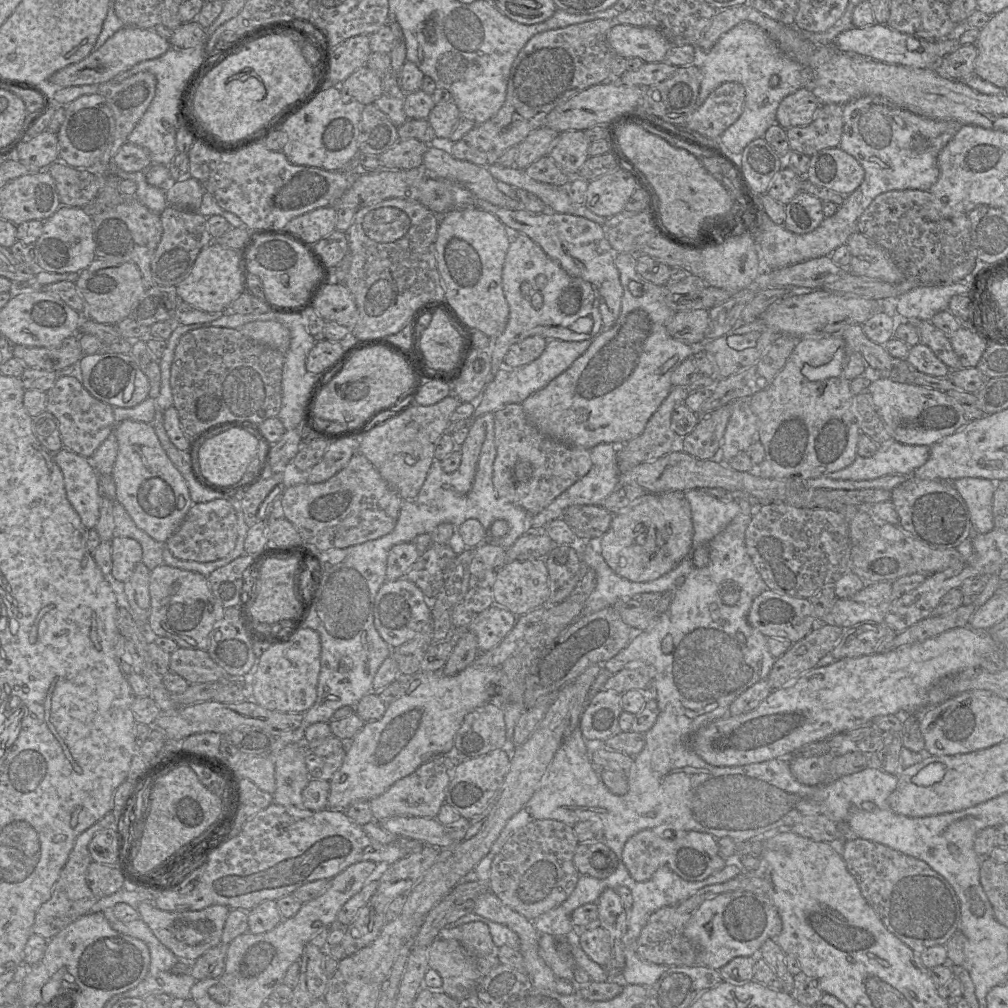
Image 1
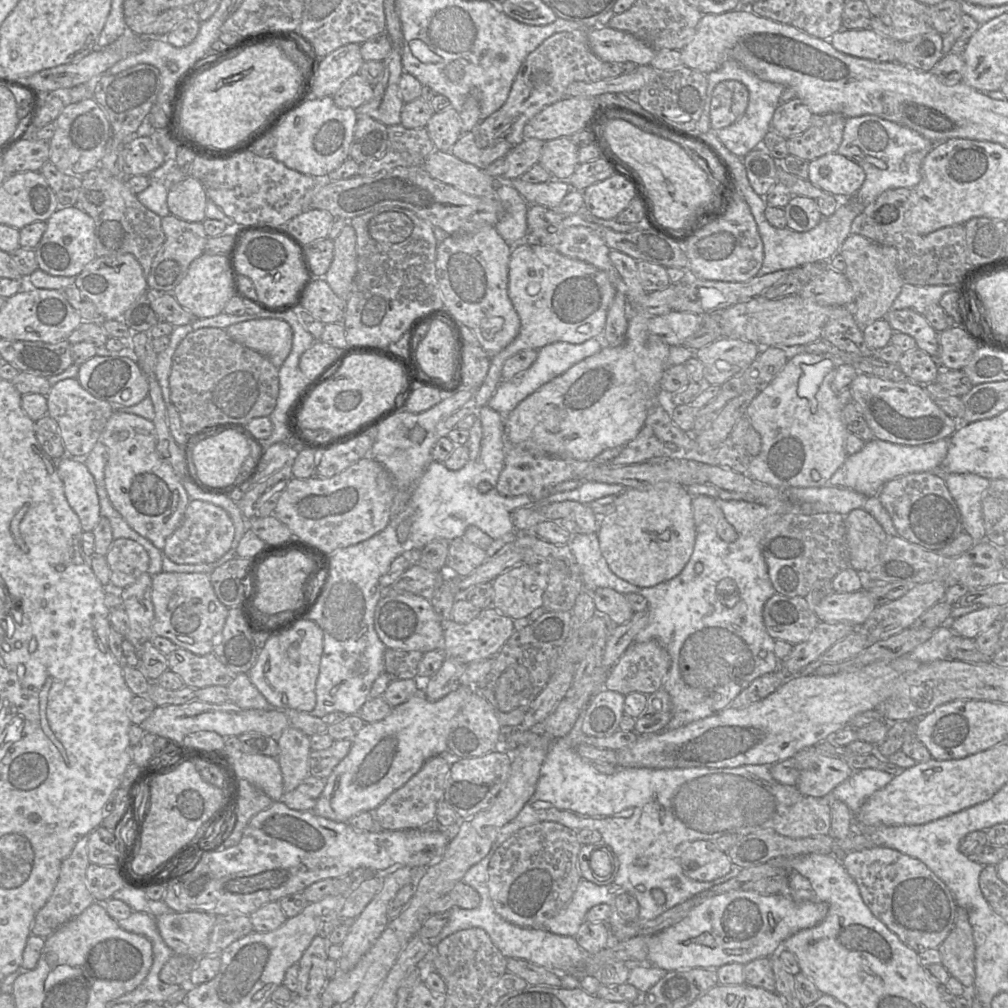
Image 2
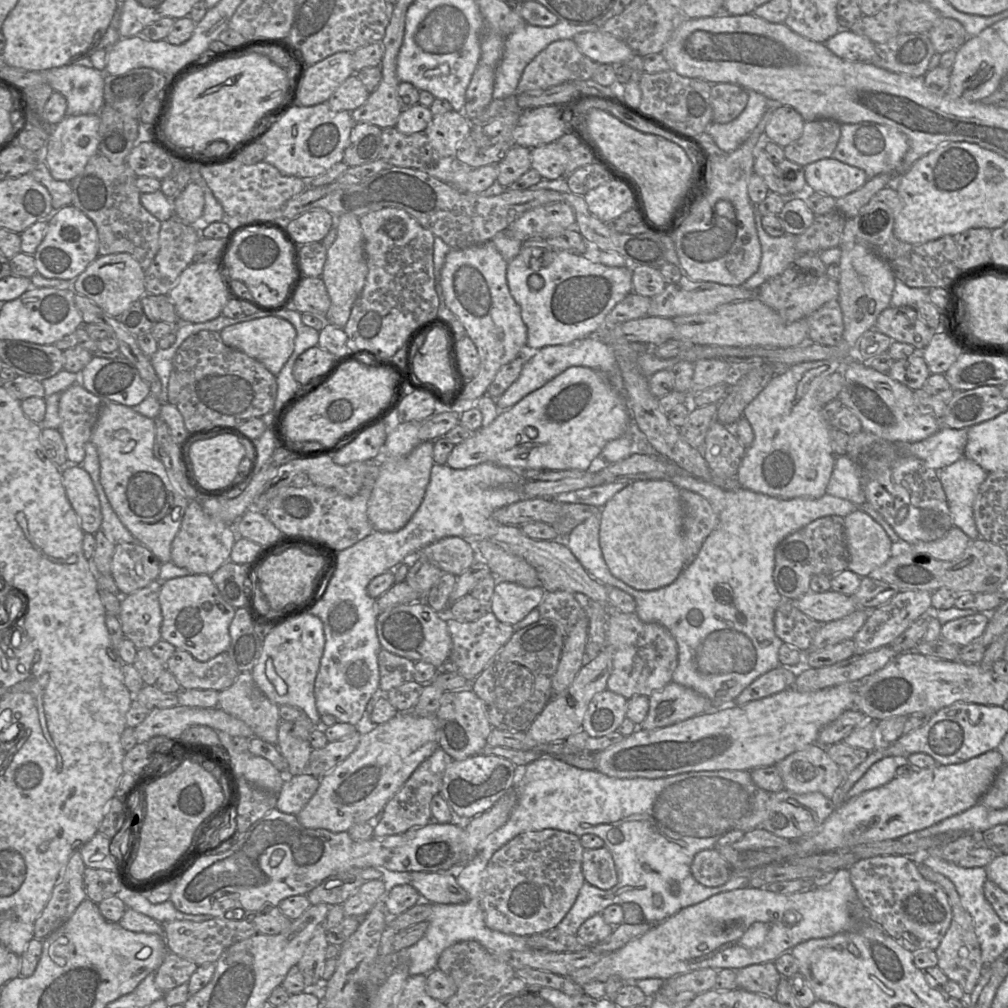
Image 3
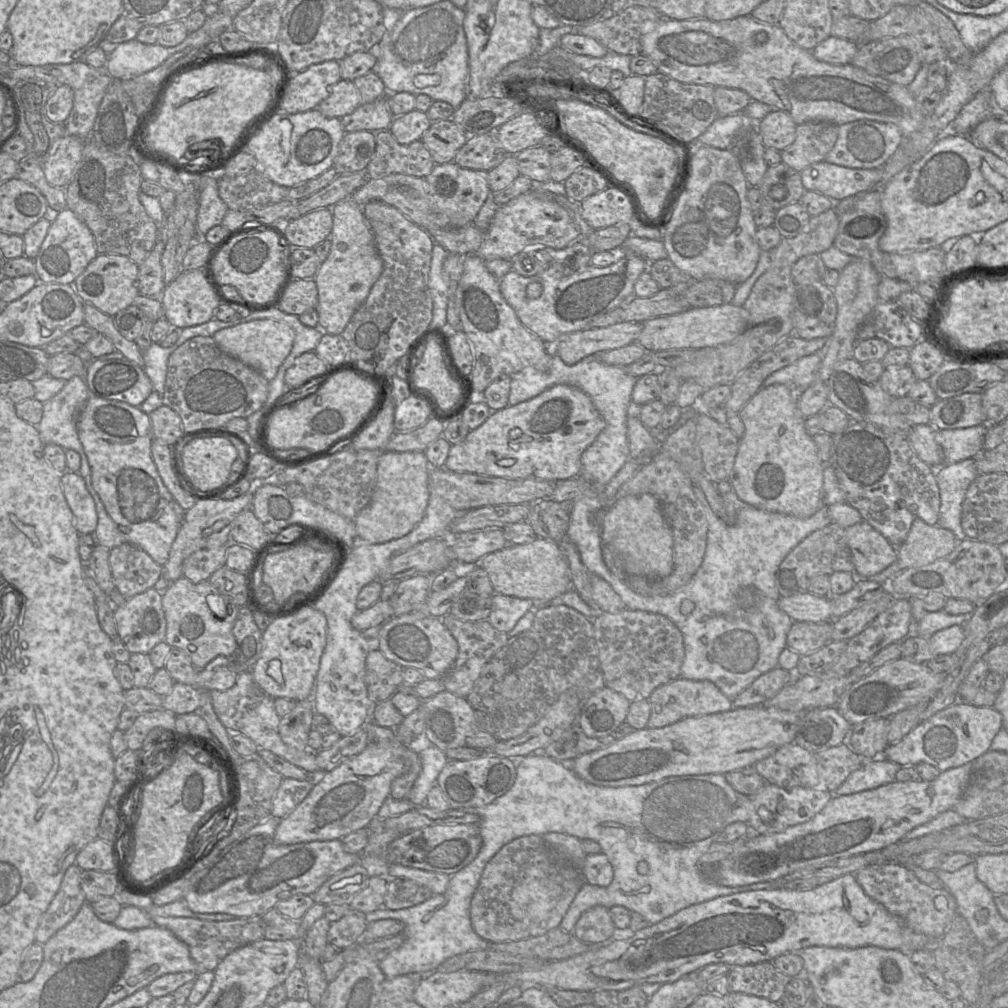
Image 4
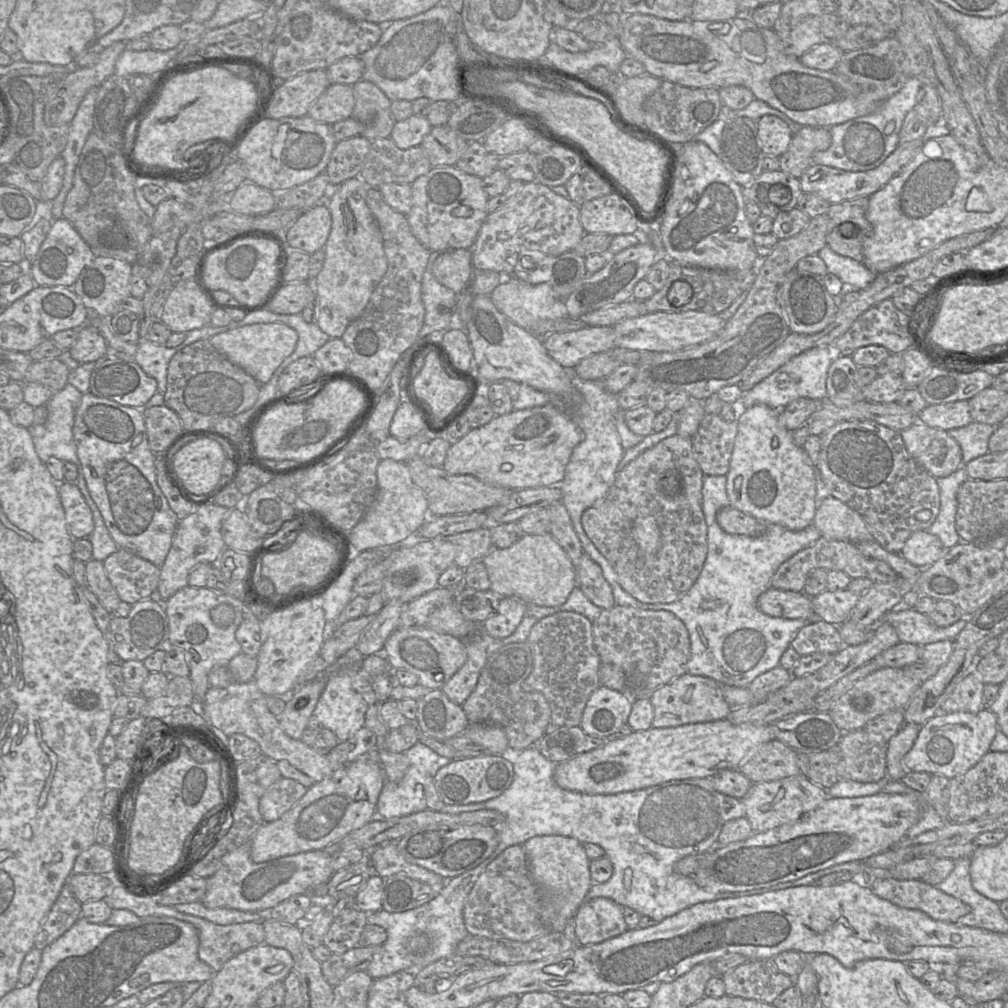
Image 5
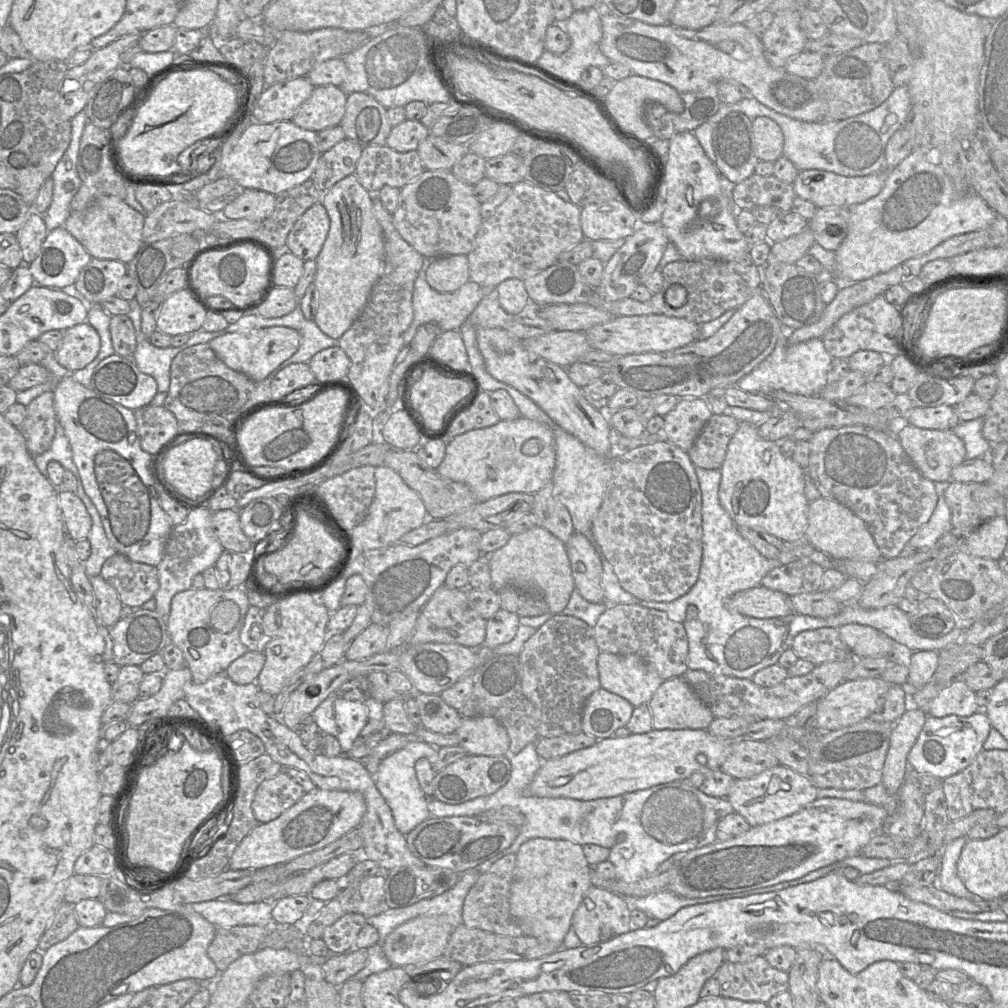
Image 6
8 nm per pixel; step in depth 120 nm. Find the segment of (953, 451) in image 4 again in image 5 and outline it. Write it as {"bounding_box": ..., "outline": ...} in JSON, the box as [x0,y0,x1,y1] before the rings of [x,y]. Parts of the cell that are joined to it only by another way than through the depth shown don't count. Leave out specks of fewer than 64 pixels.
{"bounding_box":[947,421,996,464],"outline":[[[972,421],[966,426],[947,431],[962,449],[963,464],[989,452],[989,439],[996,427],[991,424]]]}

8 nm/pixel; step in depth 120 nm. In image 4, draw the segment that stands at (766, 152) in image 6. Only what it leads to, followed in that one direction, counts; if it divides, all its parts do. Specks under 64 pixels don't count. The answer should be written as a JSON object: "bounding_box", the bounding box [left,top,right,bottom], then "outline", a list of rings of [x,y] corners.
{"bounding_box":[757,110,797,151],"outline":[[[783,110],[768,113],[757,122],[758,131],[766,148],[782,151],[789,147],[796,138],[797,124]]]}

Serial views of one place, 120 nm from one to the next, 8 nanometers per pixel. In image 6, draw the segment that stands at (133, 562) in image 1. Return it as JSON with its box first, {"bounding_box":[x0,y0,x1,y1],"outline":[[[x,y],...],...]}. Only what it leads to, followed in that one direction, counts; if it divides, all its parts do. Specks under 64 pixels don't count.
{"bounding_box":[100,553,159,606],"outline":[[[121,553],[114,554],[104,562],[100,575],[117,591],[122,604],[126,606],[141,606],[154,597],[159,588],[157,567],[133,561]]]}

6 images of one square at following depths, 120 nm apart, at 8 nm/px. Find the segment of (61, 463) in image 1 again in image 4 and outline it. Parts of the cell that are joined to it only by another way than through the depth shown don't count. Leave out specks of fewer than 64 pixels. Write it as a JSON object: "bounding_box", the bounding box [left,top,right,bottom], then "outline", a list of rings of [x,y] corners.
{"bounding_box":[61,470,98,535],"outline":[[[67,470],[61,474],[61,487],[73,514],[76,530],[79,534],[93,535],[98,524],[98,515],[84,479],[78,472]]]}

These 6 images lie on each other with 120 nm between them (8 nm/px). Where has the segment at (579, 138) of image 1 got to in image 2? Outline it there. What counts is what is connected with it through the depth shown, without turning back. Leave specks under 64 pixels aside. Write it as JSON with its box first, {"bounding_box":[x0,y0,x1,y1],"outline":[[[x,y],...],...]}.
{"bounding_box":[539,137,579,180],"outline":[[[569,137],[545,141],[539,163],[553,179],[567,180],[579,165],[578,150]]]}

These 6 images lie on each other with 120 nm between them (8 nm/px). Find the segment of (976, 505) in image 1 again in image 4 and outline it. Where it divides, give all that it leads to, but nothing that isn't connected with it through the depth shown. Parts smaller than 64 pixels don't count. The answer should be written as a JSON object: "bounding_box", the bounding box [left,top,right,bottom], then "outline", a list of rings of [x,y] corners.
{"bounding_box":[935,458,979,542],"outline":[[[976,458],[942,465],[935,471],[940,493],[939,519],[936,525],[949,529],[959,542],[967,538],[962,525],[962,504],[970,484],[979,475]]]}

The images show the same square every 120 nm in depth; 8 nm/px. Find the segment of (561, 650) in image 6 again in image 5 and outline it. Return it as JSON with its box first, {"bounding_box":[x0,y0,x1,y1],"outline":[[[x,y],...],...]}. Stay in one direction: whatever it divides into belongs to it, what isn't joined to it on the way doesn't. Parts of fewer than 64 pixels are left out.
{"bounding_box":[522,611,602,728],"outline":[[[560,611],[538,620],[532,627],[527,642],[532,650],[533,670],[523,682],[522,689],[544,695],[551,708],[551,728],[580,726],[591,694],[601,685],[599,669],[602,662],[594,645],[592,622],[580,613]]]}

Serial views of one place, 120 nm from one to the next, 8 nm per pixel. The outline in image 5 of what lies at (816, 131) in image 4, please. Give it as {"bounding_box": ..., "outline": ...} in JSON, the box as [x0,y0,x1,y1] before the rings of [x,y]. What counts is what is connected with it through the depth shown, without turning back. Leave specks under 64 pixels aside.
{"bounding_box":[780,126,832,178],"outline":[[[799,126],[795,131],[787,151],[780,159],[780,170],[796,178],[812,164],[816,152],[827,150],[832,142],[829,128]]]}

